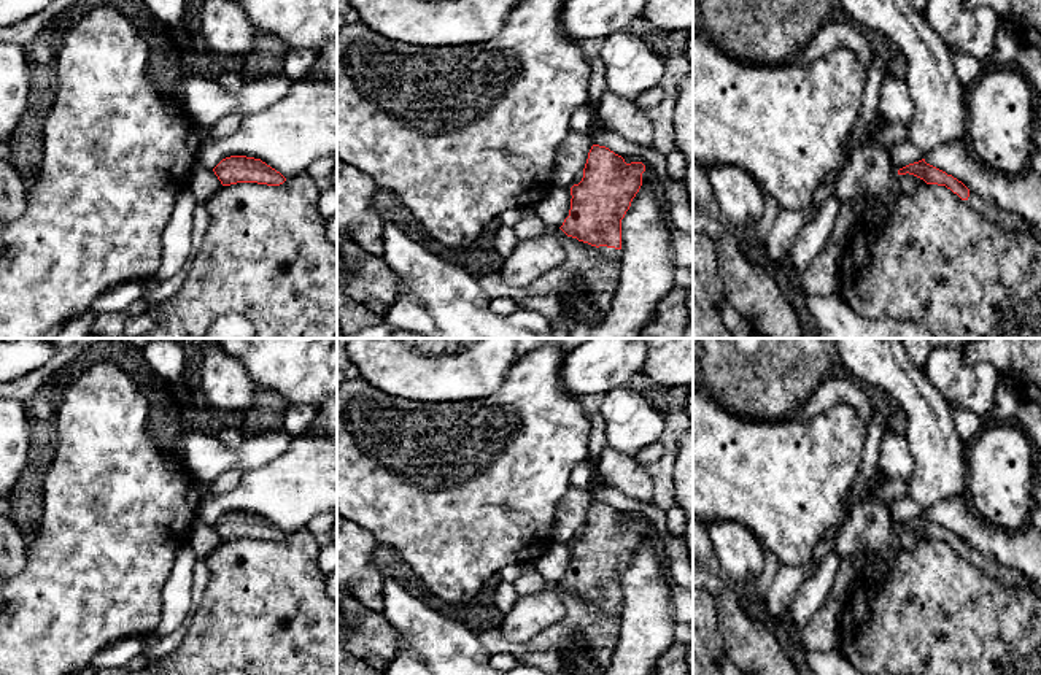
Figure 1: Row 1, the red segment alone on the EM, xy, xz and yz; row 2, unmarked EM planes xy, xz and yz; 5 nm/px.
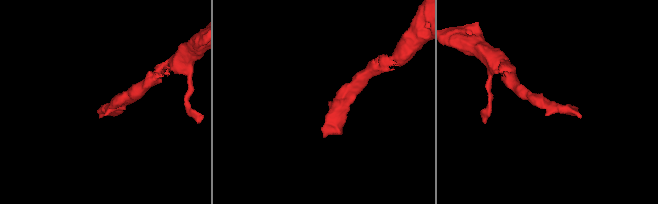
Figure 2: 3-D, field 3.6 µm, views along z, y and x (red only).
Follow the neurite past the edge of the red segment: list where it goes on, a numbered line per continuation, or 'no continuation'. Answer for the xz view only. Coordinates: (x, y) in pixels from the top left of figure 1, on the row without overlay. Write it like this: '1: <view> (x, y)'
1: xz (604, 609)

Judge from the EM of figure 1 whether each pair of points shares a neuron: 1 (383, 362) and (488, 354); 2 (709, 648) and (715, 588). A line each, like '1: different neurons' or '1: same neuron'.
1: same neuron
2: different neurons

